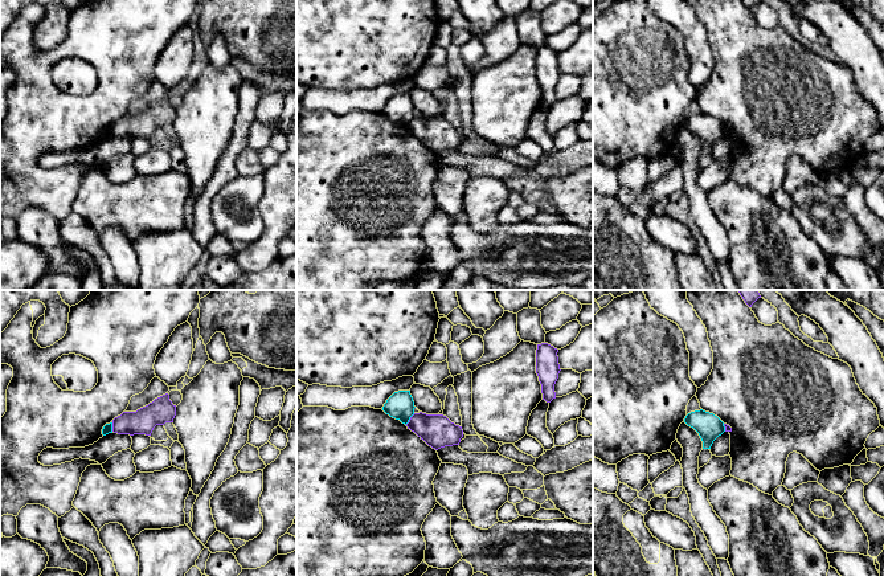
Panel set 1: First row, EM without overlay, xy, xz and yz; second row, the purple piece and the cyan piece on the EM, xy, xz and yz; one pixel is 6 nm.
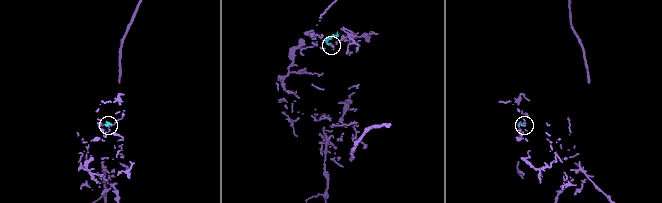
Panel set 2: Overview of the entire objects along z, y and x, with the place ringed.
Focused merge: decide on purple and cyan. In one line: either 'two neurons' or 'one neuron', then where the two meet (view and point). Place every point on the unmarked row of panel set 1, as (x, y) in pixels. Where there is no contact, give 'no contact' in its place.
two neurons; contact xz (410, 122)

